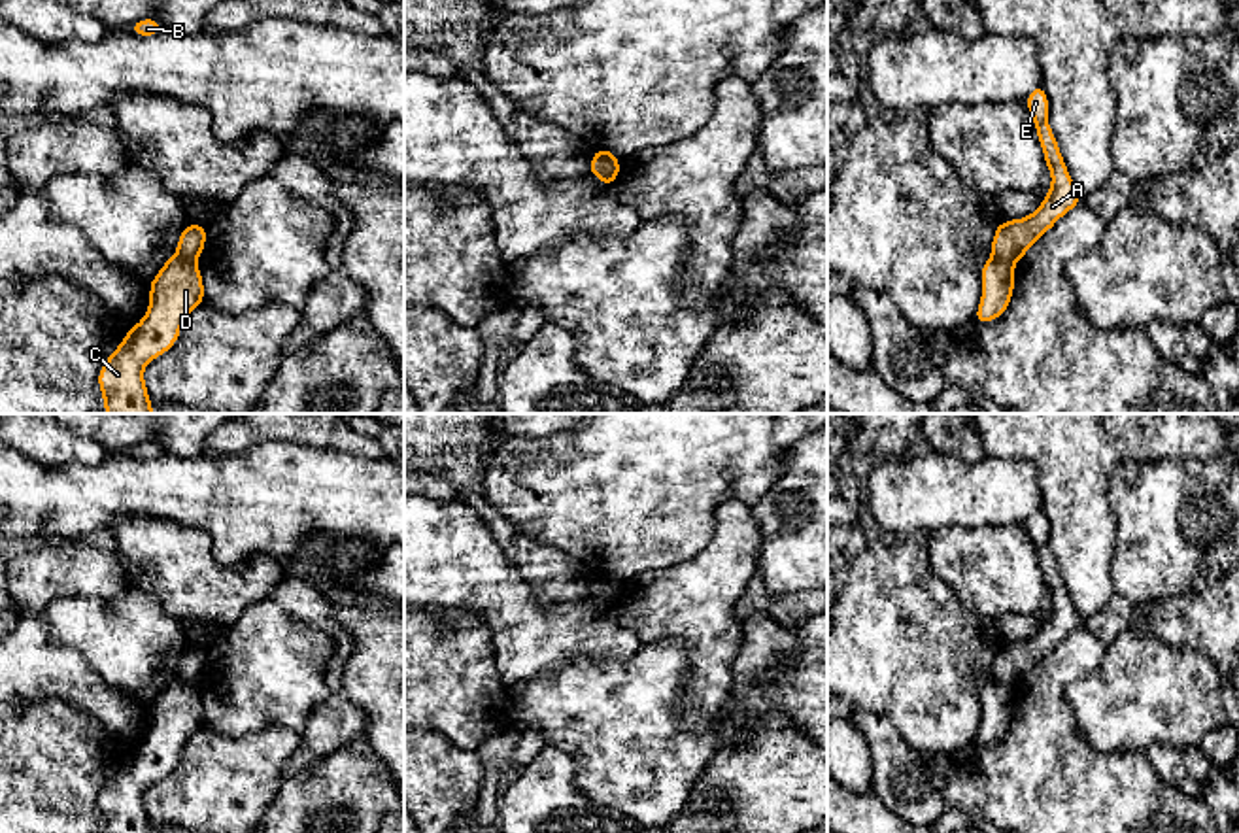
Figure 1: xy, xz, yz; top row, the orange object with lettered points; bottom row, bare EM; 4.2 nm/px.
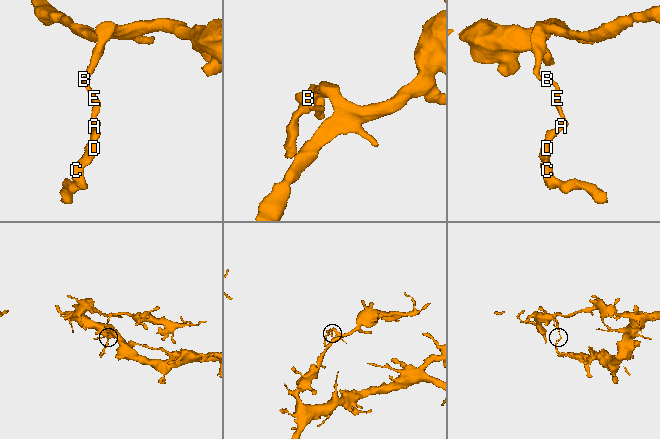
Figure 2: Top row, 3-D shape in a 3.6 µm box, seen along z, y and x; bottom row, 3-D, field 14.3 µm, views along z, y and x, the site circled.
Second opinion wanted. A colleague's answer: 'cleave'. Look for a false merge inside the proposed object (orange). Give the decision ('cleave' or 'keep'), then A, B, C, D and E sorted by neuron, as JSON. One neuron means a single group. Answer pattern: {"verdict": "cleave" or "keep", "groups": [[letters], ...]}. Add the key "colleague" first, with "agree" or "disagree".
{"colleague": "agree", "verdict": "cleave", "groups": [["A", "B", "E"], ["C", "D"]]}

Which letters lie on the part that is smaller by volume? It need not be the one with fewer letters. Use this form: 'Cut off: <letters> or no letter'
Cut off: C, D

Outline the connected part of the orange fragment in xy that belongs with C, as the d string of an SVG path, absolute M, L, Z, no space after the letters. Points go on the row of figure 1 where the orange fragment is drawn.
M172 255L149 283L149 293L145 315L98 372L106 414L153 414L144 368L178 342L189 314L204 302L196 261Z

